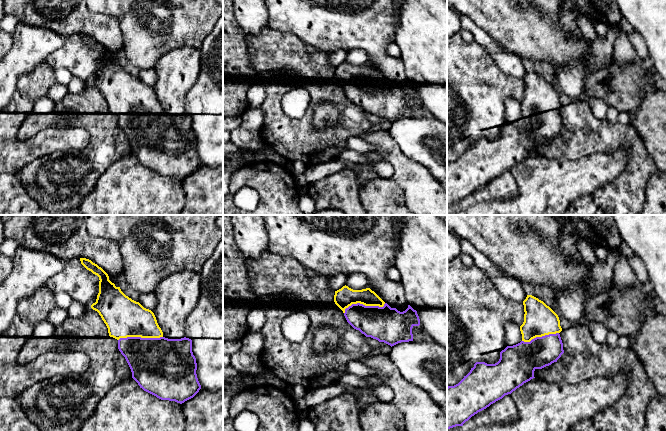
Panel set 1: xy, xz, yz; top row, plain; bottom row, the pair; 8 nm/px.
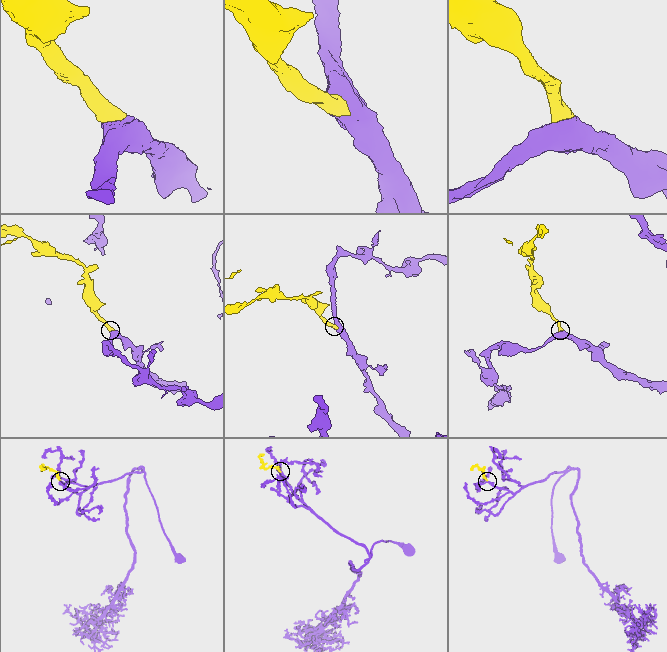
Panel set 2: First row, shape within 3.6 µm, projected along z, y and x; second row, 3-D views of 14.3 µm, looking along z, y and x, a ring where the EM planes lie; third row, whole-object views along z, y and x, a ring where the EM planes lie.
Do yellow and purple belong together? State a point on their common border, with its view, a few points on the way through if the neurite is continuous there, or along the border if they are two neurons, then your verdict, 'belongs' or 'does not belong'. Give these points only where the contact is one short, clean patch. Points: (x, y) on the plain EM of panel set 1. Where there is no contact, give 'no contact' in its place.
xz (363, 80) | belongs

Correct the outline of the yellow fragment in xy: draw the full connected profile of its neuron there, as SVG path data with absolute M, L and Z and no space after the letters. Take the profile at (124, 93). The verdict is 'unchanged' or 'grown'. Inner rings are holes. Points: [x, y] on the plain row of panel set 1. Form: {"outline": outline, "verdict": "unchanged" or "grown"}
{"outline": "M80 34L80 37L87 46L99 53L99 69L91 84L101 92L109 112L118 116L118 125L125 133L132 154L140 164L161 176L180 180L193 174L201 165L201 161L196 150L197 139L192 128L192 116L186 113L165 114L151 86L126 72L97 40L86 34Z", "verdict": "grown"}

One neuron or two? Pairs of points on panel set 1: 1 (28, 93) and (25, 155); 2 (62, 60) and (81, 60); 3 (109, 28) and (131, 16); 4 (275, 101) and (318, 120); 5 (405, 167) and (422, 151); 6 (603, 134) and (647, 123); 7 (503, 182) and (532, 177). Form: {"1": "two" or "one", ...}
{"1": "one", "2": "one", "3": "two", "4": "two", "5": "two", "6": "two", "7": "two"}

